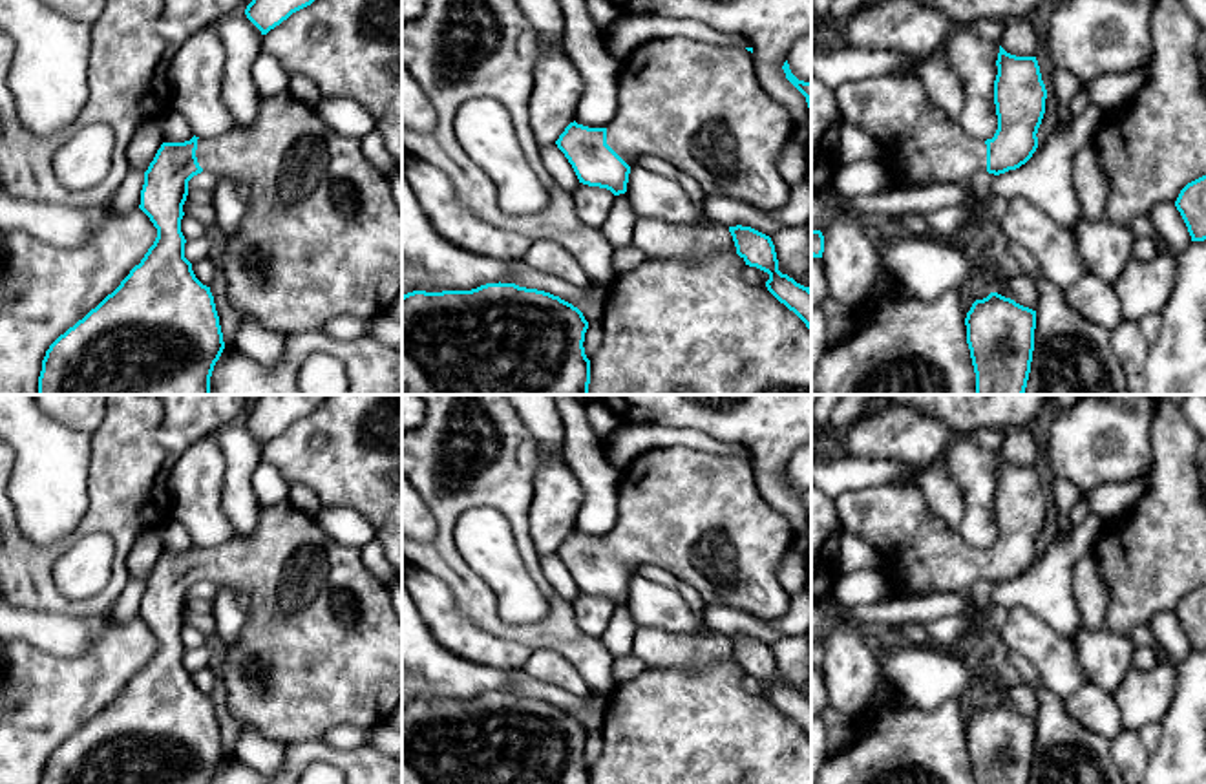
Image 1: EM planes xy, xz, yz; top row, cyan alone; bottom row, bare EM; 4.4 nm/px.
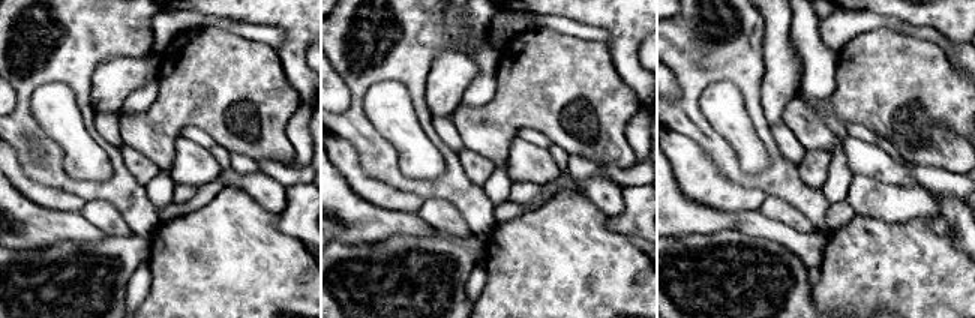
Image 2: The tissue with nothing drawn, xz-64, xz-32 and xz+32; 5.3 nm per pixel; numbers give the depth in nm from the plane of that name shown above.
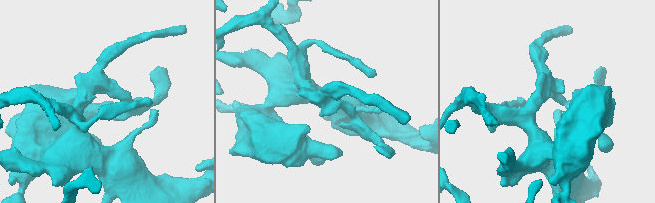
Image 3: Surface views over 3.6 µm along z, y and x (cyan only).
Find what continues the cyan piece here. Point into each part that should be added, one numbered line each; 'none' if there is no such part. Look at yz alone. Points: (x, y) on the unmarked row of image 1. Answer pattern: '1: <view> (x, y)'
1: yz (920, 552)

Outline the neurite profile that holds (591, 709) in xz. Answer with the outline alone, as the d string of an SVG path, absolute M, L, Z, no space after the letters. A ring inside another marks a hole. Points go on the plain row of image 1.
M521 669L508 671L515 680L512 693L526 698L537 698L559 705L561 709L577 716L588 733L601 733L607 696L587 694L577 696L557 685L541 682Z

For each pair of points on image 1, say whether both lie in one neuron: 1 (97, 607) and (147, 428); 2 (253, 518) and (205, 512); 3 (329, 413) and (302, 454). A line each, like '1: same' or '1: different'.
1: same
2: different
3: same

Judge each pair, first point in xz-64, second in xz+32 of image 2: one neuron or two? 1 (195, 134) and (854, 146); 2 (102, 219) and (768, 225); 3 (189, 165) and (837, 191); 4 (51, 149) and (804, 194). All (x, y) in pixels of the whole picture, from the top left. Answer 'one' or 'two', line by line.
1: two
2: two
3: two
4: one

